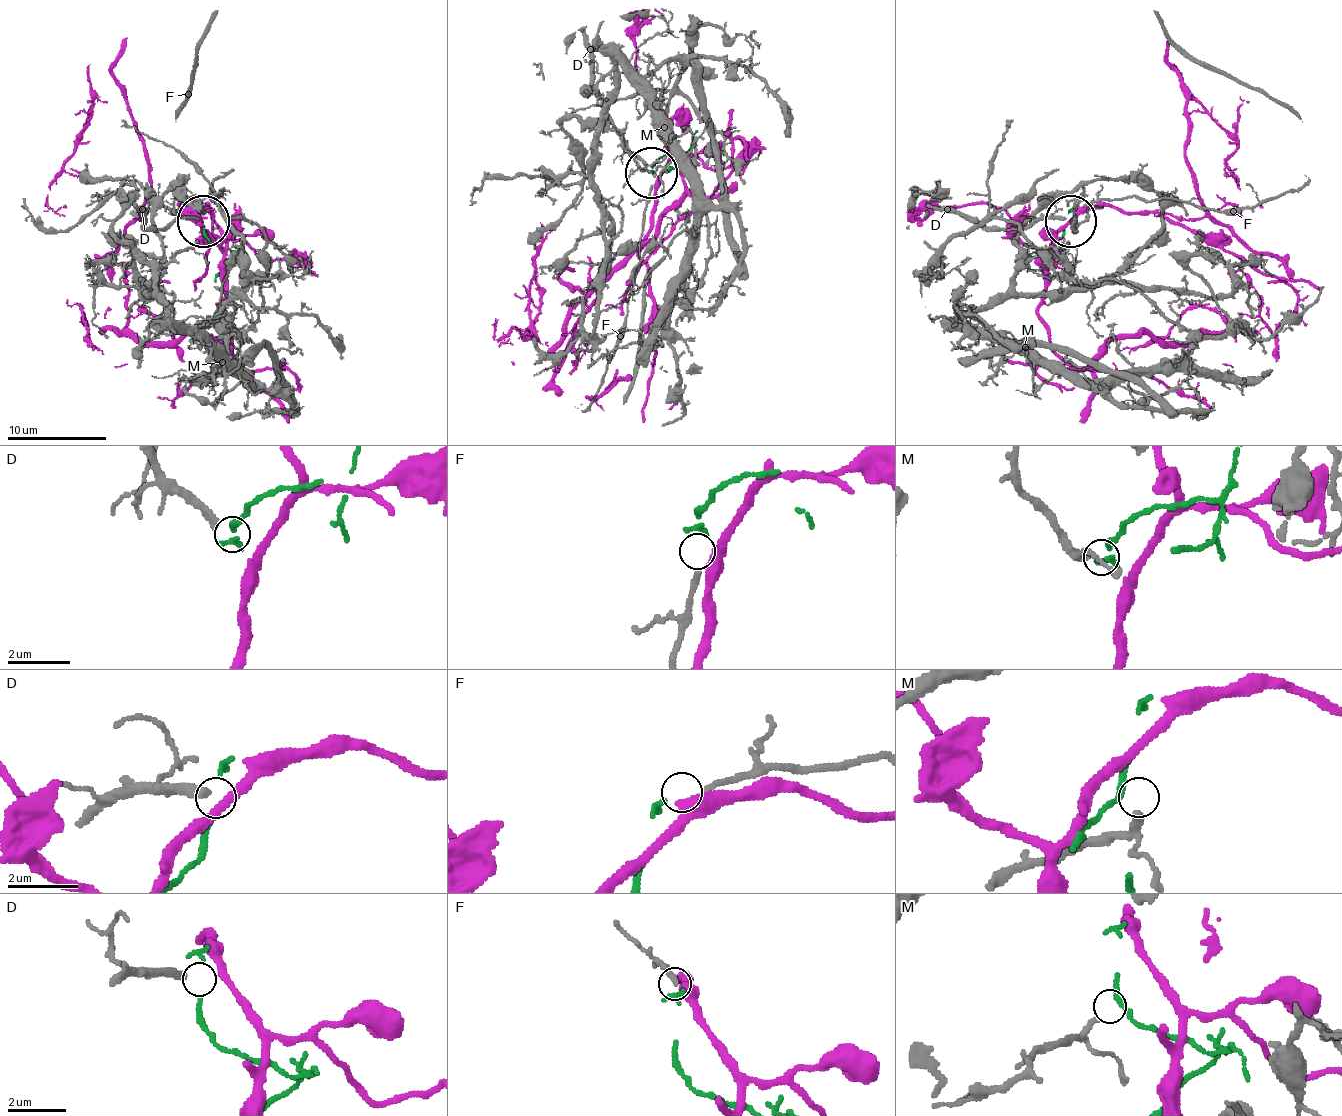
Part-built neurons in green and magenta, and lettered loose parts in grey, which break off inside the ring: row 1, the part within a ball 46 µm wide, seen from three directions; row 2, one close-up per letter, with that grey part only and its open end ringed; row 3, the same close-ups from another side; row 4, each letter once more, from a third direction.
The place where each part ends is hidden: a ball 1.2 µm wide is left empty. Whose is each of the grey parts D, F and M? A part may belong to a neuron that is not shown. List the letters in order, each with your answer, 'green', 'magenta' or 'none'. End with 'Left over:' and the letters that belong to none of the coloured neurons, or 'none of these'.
D: none
F: green
M: none
Left over: D, M

